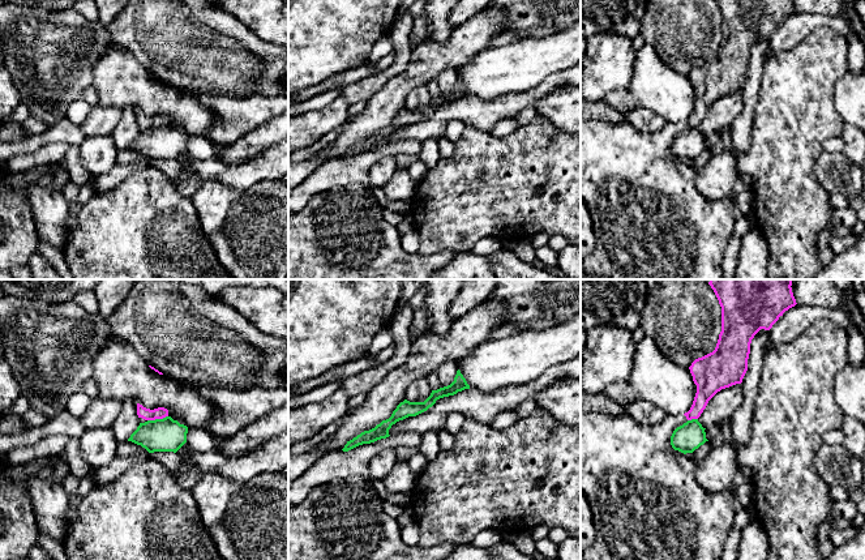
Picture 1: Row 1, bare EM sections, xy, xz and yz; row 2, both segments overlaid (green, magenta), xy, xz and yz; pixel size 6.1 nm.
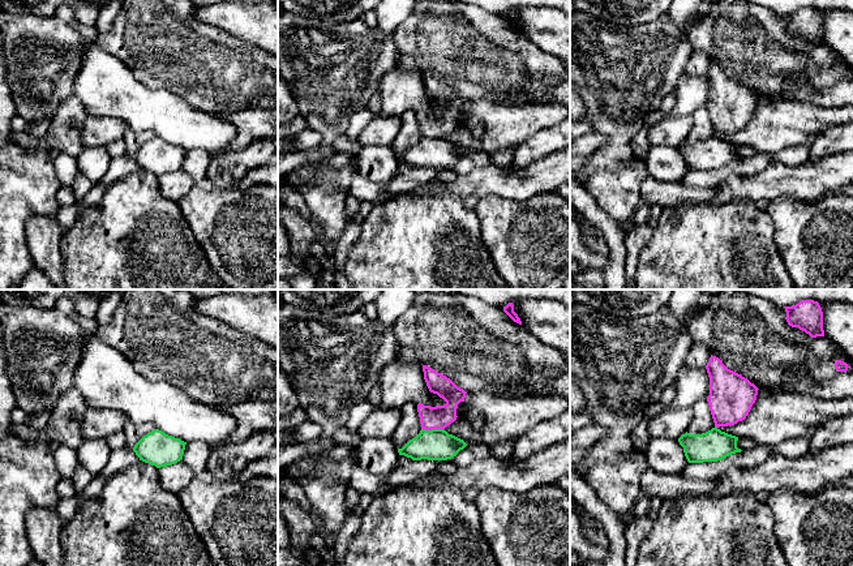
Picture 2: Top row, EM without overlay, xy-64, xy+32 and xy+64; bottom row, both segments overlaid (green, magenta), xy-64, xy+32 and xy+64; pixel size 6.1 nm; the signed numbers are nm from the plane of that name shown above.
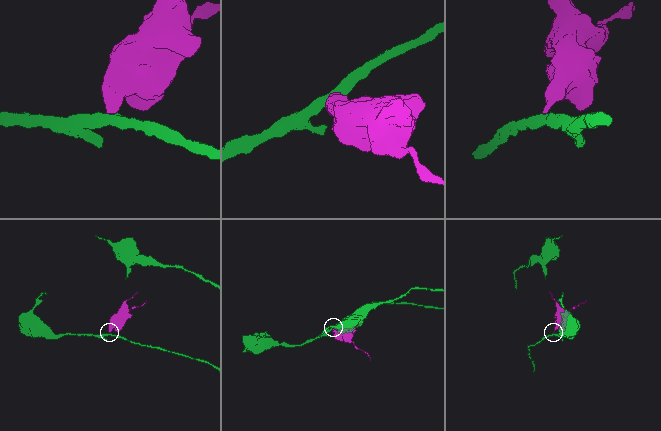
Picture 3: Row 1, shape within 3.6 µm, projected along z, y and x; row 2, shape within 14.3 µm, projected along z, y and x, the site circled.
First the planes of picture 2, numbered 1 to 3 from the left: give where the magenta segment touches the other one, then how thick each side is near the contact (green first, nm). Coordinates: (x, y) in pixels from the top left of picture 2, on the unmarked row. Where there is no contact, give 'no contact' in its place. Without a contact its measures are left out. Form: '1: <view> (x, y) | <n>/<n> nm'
1: no contact
2: xy+32 (432, 137) | 190/140 nm
3: no contact

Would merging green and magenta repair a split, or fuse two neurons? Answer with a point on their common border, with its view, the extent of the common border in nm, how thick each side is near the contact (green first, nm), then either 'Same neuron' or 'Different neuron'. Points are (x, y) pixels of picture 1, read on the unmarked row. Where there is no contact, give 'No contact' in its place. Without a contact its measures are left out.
Touches green at xy (157, 127). Shared border 130 nm. Thickness 200 nm (green) against 70 nm. Different neuron

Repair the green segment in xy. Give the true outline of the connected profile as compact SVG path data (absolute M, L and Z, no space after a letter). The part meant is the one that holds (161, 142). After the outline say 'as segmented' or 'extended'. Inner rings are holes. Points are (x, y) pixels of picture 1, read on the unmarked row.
M171 124L140 131L128 149L145 155L149 161L176 161L187 150L188 134Z; as segmented

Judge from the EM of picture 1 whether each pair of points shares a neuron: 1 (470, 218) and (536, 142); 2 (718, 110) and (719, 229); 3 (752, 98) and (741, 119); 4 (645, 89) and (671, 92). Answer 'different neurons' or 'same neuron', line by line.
1: same neuron
2: different neurons
3: same neuron
4: same neuron

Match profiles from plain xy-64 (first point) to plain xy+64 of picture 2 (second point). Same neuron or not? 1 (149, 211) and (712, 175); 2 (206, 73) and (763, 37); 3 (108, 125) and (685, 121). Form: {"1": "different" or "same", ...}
{"1": "different", "2": "same", "3": "same"}

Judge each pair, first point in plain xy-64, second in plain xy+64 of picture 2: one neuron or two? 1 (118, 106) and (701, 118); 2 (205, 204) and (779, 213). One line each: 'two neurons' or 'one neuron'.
1: two neurons
2: one neuron

